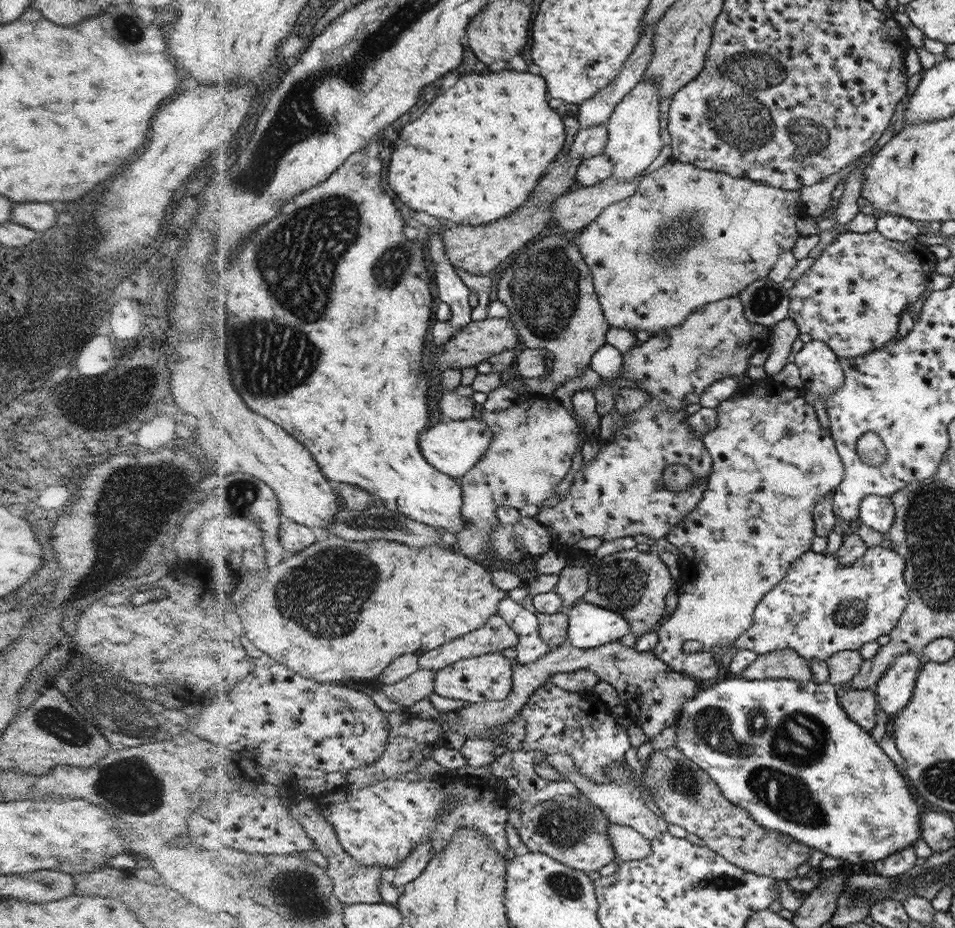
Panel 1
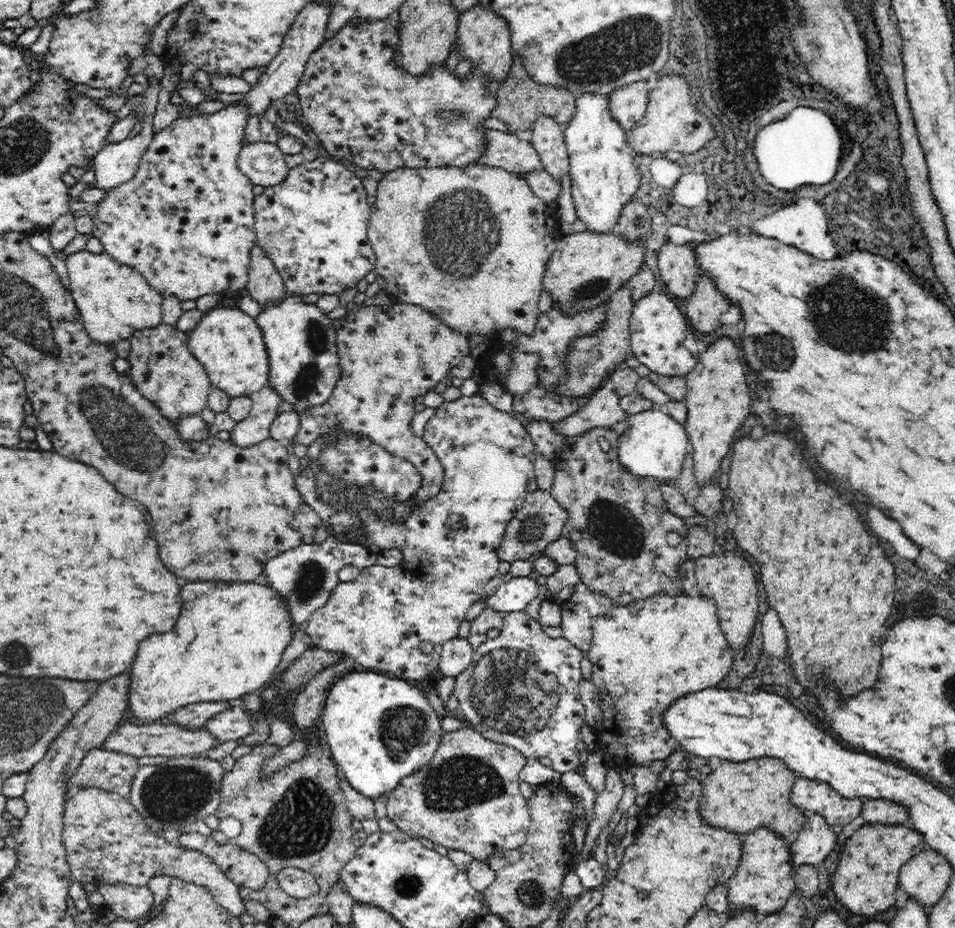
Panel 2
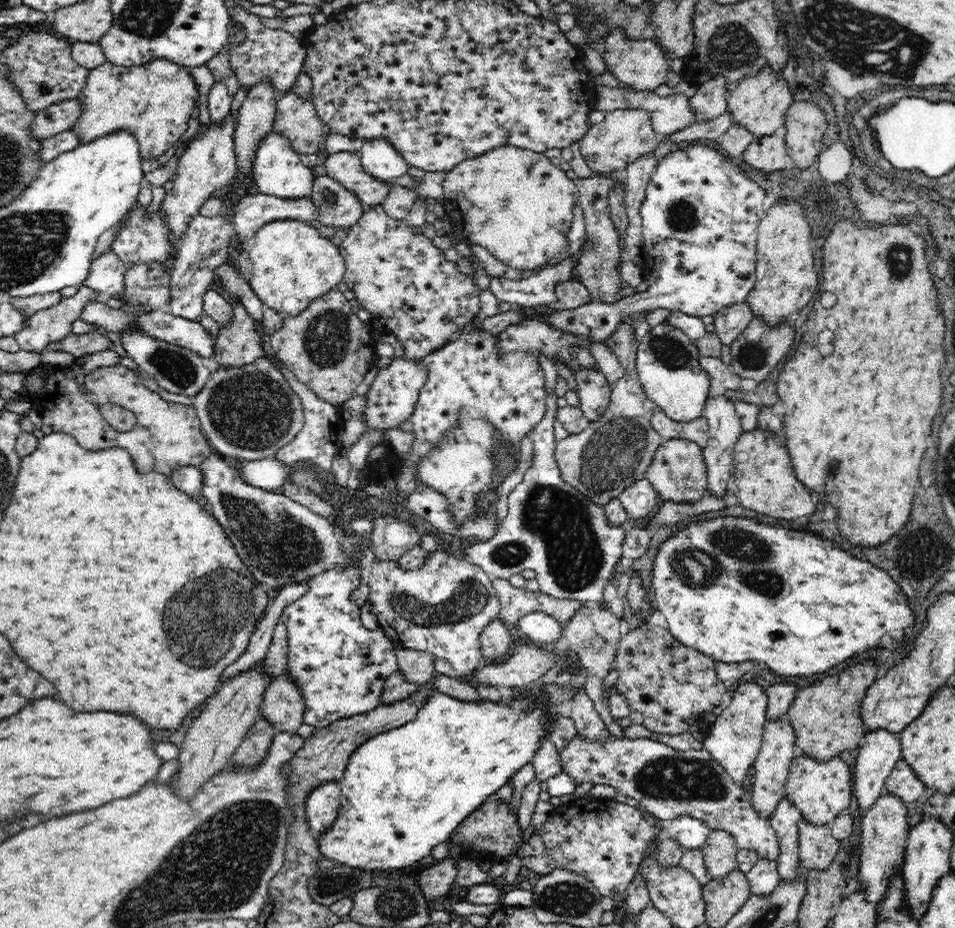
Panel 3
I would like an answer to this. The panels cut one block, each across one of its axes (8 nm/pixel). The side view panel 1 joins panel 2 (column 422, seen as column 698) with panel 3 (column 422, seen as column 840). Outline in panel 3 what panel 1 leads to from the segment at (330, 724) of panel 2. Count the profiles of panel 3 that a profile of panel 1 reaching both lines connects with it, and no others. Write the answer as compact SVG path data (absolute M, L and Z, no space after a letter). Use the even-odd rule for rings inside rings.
M435 689L419 705L414 720L407 721L406 724L399 725L398 728L392 728L388 732L382 732L382 734L371 737L370 740L363 741L350 754L343 780L339 783L341 785L342 800L338 818L334 820L334 824L330 826L328 831L317 836L318 849L321 850L322 857L334 861L336 865L343 864L344 866L361 868L362 870L403 869L406 866L418 863L426 856L432 855L432 851L436 846L449 840L458 825L462 824L470 814L478 810L490 795L506 785L517 770L520 770L528 762L532 762L534 755L537 754L537 750L541 747L541 742L544 740L548 728L550 726L546 726L546 712L544 712L542 704L538 704L536 700L532 702L528 698L516 698L512 702L487 699L481 699L480 702L462 702L450 698L447 694L442 694Z

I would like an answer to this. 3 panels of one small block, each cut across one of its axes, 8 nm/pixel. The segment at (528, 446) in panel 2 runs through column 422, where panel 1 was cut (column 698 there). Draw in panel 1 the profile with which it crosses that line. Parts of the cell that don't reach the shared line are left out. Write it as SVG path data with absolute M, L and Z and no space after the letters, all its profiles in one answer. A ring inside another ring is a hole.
M769 378L754 381L748 384L741 393L732 393L726 400L718 404L715 409L717 412L717 425L714 430L710 430L706 436L699 436L700 441L704 442L708 452L711 453L713 458L712 468L712 488L708 488L708 496L704 496L704 500L694 508L694 512L688 514L686 520L682 520L678 527L670 534L666 535L665 538L676 546L682 554L682 558L688 560L688 566L683 572L683 580L680 585L680 594L678 595L678 607L676 611L670 615L669 619L666 619L659 628L656 630L656 634L659 636L658 644L653 648L652 651L655 655L665 662L672 670L682 673L687 677L694 678L697 681L708 680L708 678L714 678L720 668L718 668L718 660L716 662L702 662L706 660L704 658L704 652L710 652L716 647L726 648L728 643L733 643L740 635L743 635L751 624L754 622L755 608L759 602L782 580L786 577L788 569L792 567L793 562L798 560L800 556L808 554L810 550L810 542L812 540L812 534L814 534L815 528L812 522L812 506L817 506L823 497L830 490L835 490L840 483L843 482L845 475L845 468L843 460L838 454L835 441L829 432L824 430L820 426L816 411L814 407L803 399L803 391L797 389L788 388L787 385L783 385L780 381L776 382ZM688 640L698 640L704 645L702 649L702 656L700 654L684 654L682 648L684 648L684 642Z

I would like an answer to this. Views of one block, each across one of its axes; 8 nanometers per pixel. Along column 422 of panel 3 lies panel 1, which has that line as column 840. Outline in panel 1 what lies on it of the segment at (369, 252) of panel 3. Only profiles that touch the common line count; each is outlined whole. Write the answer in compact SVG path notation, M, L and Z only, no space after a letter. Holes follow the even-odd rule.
M877 230L840 233L831 244L825 246L814 265L804 272L796 285L787 290L787 295L791 298L787 318L794 320L802 334L825 342L838 358L869 355L896 338L902 314L910 310L910 304L920 300L926 281L935 273L936 264L938 260L917 241L890 240Z

